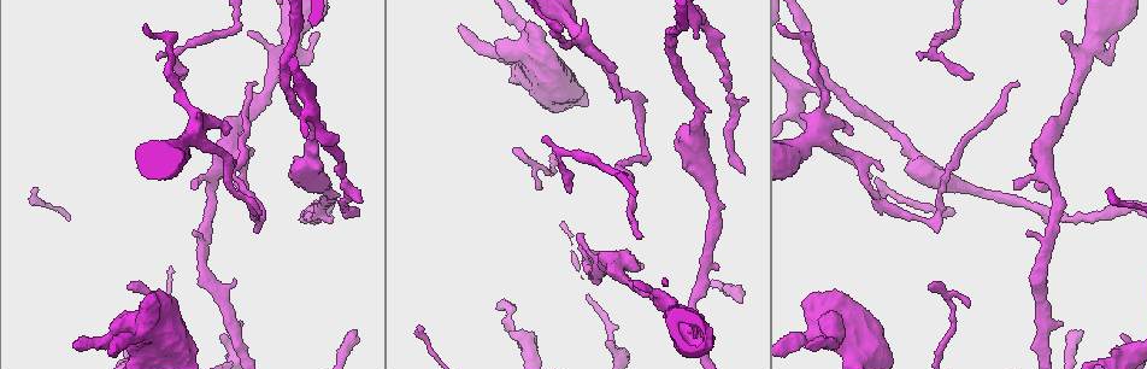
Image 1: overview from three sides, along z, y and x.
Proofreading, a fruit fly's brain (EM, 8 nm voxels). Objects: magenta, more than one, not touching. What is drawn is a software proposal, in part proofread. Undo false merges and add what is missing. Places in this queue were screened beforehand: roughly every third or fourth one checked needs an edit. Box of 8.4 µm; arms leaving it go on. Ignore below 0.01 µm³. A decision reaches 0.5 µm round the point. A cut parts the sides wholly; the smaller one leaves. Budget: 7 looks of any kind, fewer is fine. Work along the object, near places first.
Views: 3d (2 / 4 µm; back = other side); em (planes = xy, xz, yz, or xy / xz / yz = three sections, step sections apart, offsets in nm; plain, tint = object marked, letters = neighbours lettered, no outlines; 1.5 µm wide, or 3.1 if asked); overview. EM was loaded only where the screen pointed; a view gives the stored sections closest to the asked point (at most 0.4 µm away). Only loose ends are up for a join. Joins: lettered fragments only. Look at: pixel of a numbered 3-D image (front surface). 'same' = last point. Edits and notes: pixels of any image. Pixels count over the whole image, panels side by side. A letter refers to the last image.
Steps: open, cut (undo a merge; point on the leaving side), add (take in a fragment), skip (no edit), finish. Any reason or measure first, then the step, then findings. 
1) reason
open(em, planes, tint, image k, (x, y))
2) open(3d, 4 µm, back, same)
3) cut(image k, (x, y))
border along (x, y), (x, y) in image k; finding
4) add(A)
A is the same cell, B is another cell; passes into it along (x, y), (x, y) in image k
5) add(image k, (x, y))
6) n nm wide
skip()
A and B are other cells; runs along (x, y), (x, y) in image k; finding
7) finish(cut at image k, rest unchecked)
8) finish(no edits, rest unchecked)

long arm stops here
open(em, planes, tint, image 1, (358, 212))

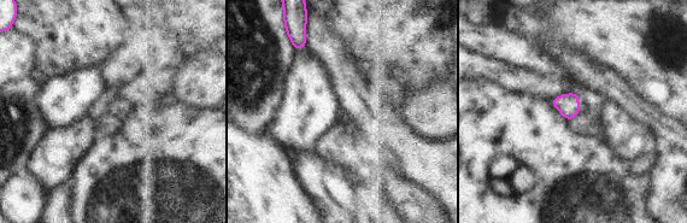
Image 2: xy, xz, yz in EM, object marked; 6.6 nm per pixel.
see the neighbours
open(em, planes, letters, same)

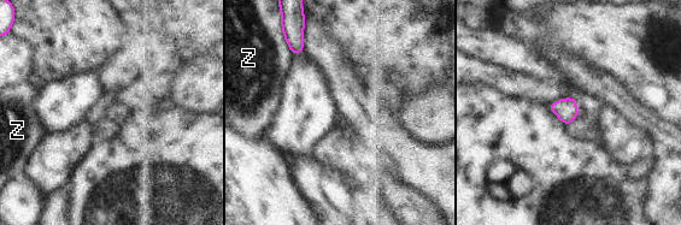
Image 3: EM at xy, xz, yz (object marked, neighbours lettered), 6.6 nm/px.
skip()
Z is another cell; border along (288, 46), (292, 53) in image 3; none of them fits

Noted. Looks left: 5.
thin end
open(em, planes, tint, image 1, (540, 184))

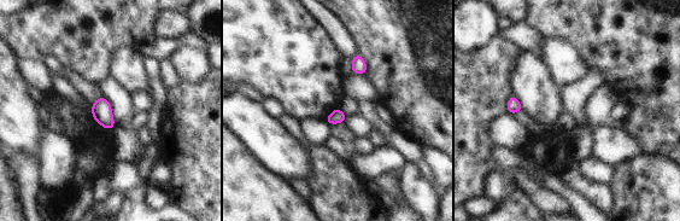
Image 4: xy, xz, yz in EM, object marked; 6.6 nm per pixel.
open(em, planes, letters, same)

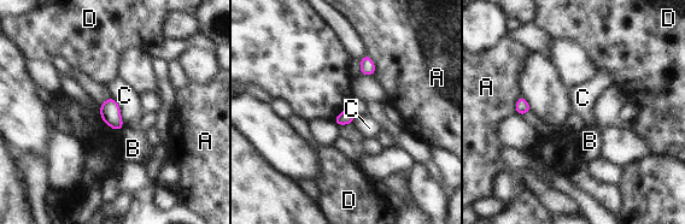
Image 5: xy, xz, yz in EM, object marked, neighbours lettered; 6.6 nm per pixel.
skip()
A, B, C and D are other cells; no lettered fragment goes on from it

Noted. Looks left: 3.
free end
open(3d, 2 µm, image 1, (611, 343))

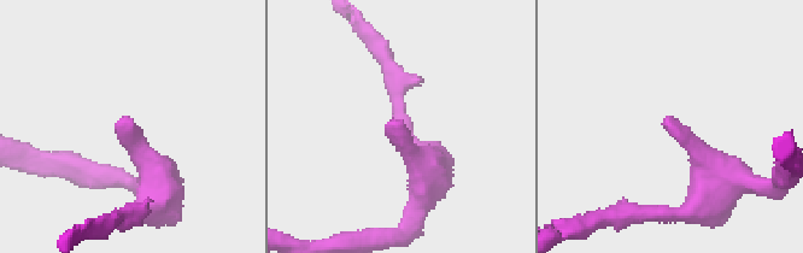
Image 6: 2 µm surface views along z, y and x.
open(em, planes, tint, image 6, (130, 118))

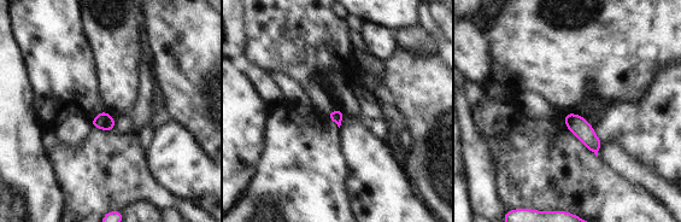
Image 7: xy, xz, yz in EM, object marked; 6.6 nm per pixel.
what lies round it
open(em, planes, letters, same)

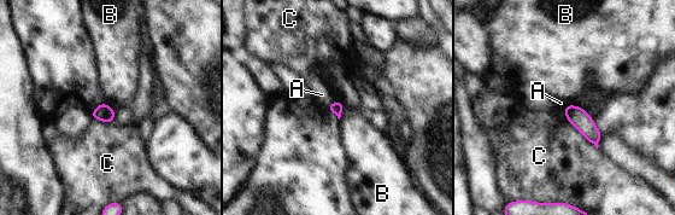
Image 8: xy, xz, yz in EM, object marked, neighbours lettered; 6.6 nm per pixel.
skip()
A, B and C are other cells; no lettered fragment goes on from it

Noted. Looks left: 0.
finish(no edits, rest unchecked)

